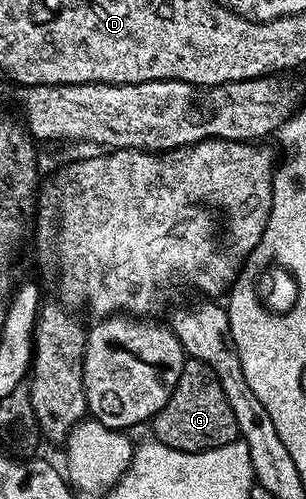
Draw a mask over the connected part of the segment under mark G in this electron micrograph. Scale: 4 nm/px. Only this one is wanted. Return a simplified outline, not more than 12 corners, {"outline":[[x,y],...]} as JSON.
{"outline":[[184,362],[150,420],[154,442],[211,451],[239,439],[208,363]]}

